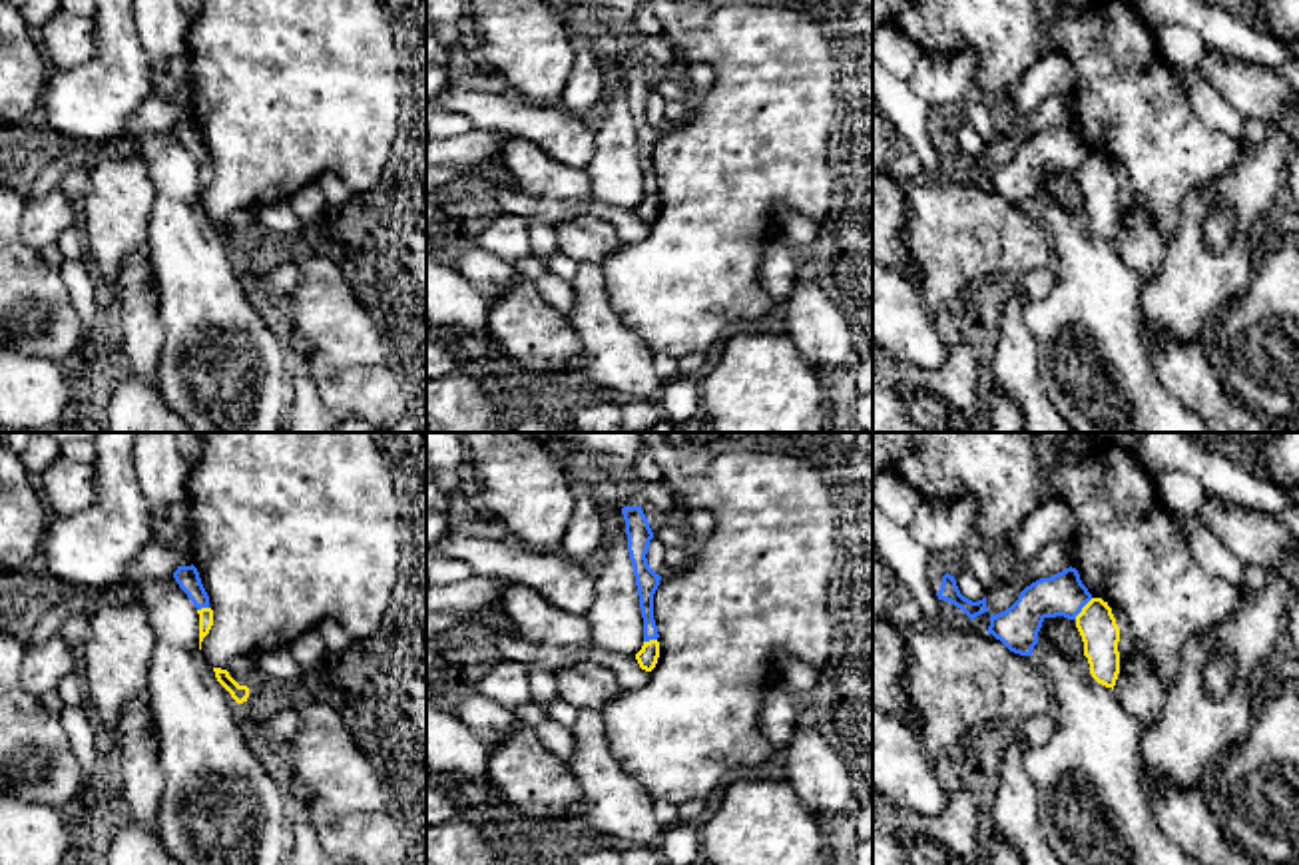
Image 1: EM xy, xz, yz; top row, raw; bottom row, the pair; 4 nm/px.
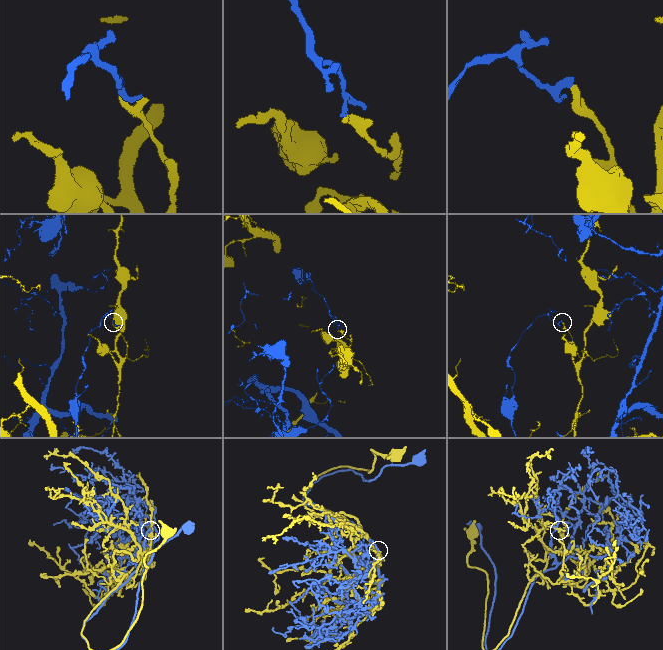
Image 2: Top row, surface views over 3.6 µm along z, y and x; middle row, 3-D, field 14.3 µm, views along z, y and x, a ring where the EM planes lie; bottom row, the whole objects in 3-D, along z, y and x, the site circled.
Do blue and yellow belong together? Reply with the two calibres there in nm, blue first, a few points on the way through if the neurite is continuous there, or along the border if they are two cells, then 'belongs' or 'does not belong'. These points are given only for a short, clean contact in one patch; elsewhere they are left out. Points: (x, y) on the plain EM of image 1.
180 nm thick on the blue side, 160 nm on the other; border along yz (1092, 152), (1074, 172); does not belong

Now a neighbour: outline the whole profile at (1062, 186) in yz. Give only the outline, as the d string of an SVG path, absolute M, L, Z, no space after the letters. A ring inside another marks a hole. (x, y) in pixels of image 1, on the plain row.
M1064 169L1044 171L1038 195L1044 199L1058 199L1068 209L1084 207L1084 195L1076 175Z

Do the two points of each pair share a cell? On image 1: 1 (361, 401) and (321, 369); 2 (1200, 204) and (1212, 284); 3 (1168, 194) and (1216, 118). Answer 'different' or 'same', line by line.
1: same
2: same
3: different

